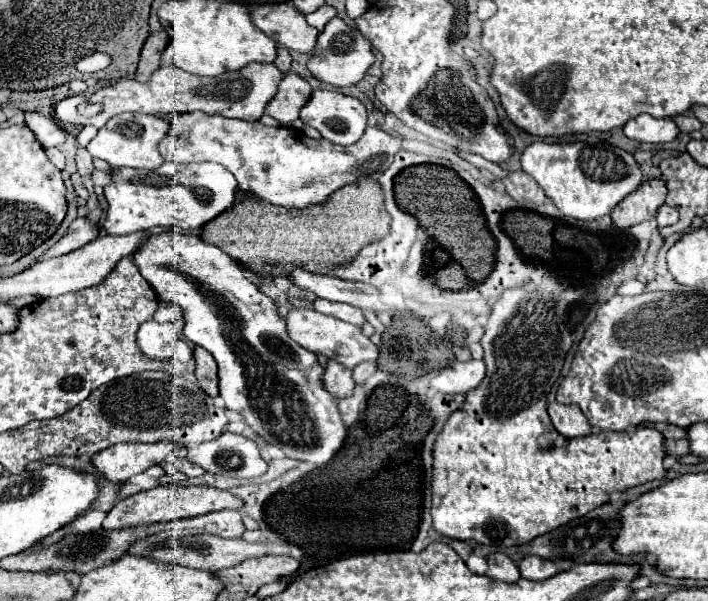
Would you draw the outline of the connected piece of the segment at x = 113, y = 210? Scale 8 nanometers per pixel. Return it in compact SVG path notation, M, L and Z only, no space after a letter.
M163 163L153 171L117 169L117 175L105 187L109 209L103 229L111 235L127 235L151 227L197 229L233 207L235 193L235 177L217 163Z

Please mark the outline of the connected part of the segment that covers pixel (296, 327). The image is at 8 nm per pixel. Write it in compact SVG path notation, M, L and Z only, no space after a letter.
M293 305L285 317L285 323L287 323L287 331L289 331L291 339L297 341L301 347L313 351L317 357L323 355L327 359L335 359L347 369L353 369L355 365L359 365L363 361L377 361L377 357L379 357L377 347L371 343L369 337L365 337L361 333L361 327L355 327L351 323L345 323L345 321L329 317L329 315L321 315L319 311L313 311L313 307L295 307Z

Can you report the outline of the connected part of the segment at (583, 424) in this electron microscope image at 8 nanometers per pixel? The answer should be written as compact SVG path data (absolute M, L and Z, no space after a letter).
M551 403L547 407L547 413L551 417L551 423L563 437L583 437L591 433L591 425L579 407Z

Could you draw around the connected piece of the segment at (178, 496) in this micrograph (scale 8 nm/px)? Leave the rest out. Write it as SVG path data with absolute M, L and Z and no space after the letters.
M157 485L149 491L139 491L127 499L121 499L115 503L115 507L107 513L107 519L103 521L103 529L115 531L115 529L133 529L139 525L151 525L151 523L167 523L175 519L187 519L205 515L219 509L239 509L241 499L235 497L229 491L213 489L213 487L181 487L181 485Z

